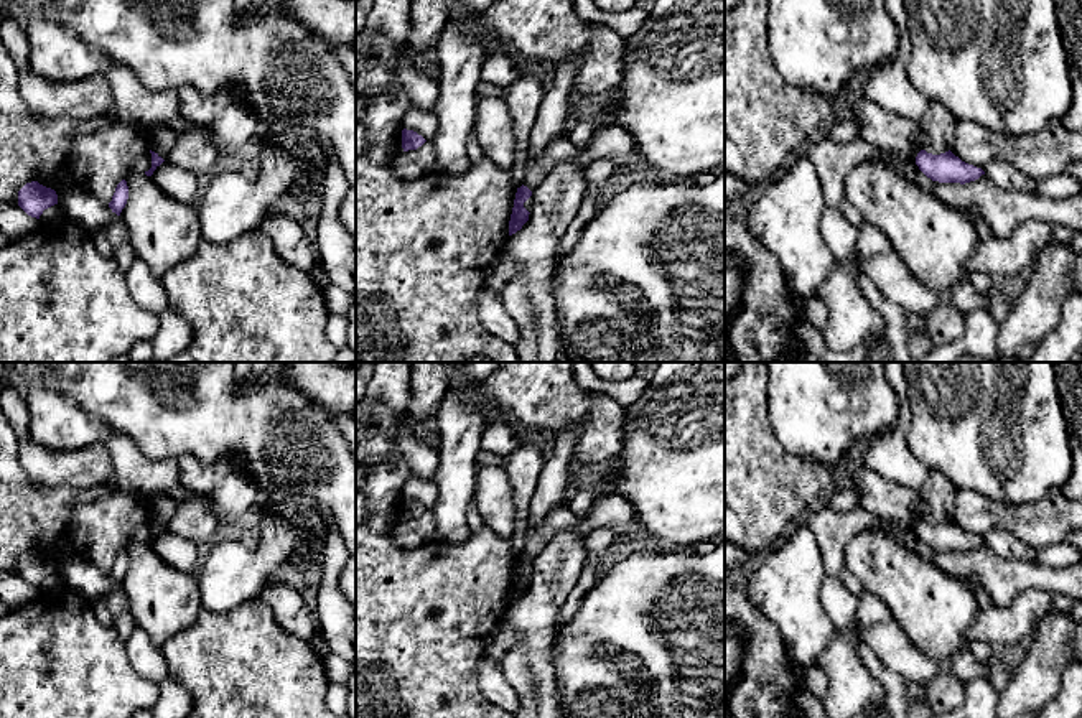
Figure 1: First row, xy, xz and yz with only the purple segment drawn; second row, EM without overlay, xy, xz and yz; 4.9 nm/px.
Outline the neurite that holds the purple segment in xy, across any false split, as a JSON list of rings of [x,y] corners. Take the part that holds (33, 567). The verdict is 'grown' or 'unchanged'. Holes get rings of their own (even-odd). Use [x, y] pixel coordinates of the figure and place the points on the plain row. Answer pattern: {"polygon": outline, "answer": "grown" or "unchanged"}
{"polygon": [[[38,550],[26,552],[18,560],[18,575],[31,586],[40,588],[43,580],[54,573],[58,573],[56,560]]], "answer": "unchanged"}

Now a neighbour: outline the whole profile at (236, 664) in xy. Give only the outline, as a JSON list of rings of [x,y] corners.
[[[252,598],[229,611],[201,609],[196,622],[161,646],[168,677],[180,682],[193,698],[186,718],[336,718],[326,703],[331,682],[324,657],[310,641],[288,634],[275,621],[273,609]]]

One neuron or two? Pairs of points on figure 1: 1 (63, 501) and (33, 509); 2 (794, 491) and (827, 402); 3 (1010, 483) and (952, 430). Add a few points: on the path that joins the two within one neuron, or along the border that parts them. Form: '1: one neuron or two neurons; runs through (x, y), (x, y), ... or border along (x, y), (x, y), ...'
1: one neuron; runs through (56, 508), (40, 509)
2: two neurons; border along (774, 435), (791, 453), (811, 456), (830, 471)
3: one neuron; runs through (995, 470), (967, 442)

